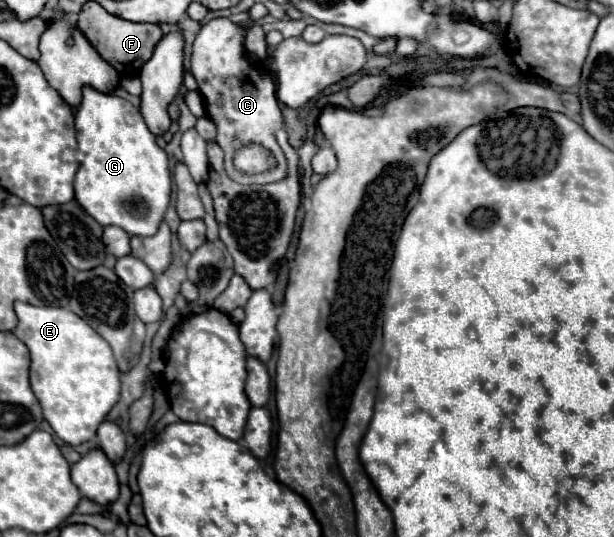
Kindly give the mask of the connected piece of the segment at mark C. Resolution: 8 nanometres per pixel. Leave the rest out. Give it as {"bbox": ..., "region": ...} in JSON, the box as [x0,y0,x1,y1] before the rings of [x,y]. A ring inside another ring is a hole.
{"bbox":[191,19,287,183],"region":[[[213,19],[201,27],[193,41],[193,55],[191,55],[191,73],[199,85],[201,95],[205,97],[207,113],[217,123],[217,143],[225,151],[225,169],[231,179],[239,183],[271,183],[279,181],[287,173],[285,157],[275,141],[275,131],[283,125],[279,101],[275,97],[275,83],[273,79],[259,71],[255,63],[245,57],[243,49],[245,29],[241,25],[231,23],[229,19]],[[257,141],[261,147],[277,155],[277,167],[273,171],[265,171],[259,175],[239,173],[233,157],[235,151],[243,145]]]}

